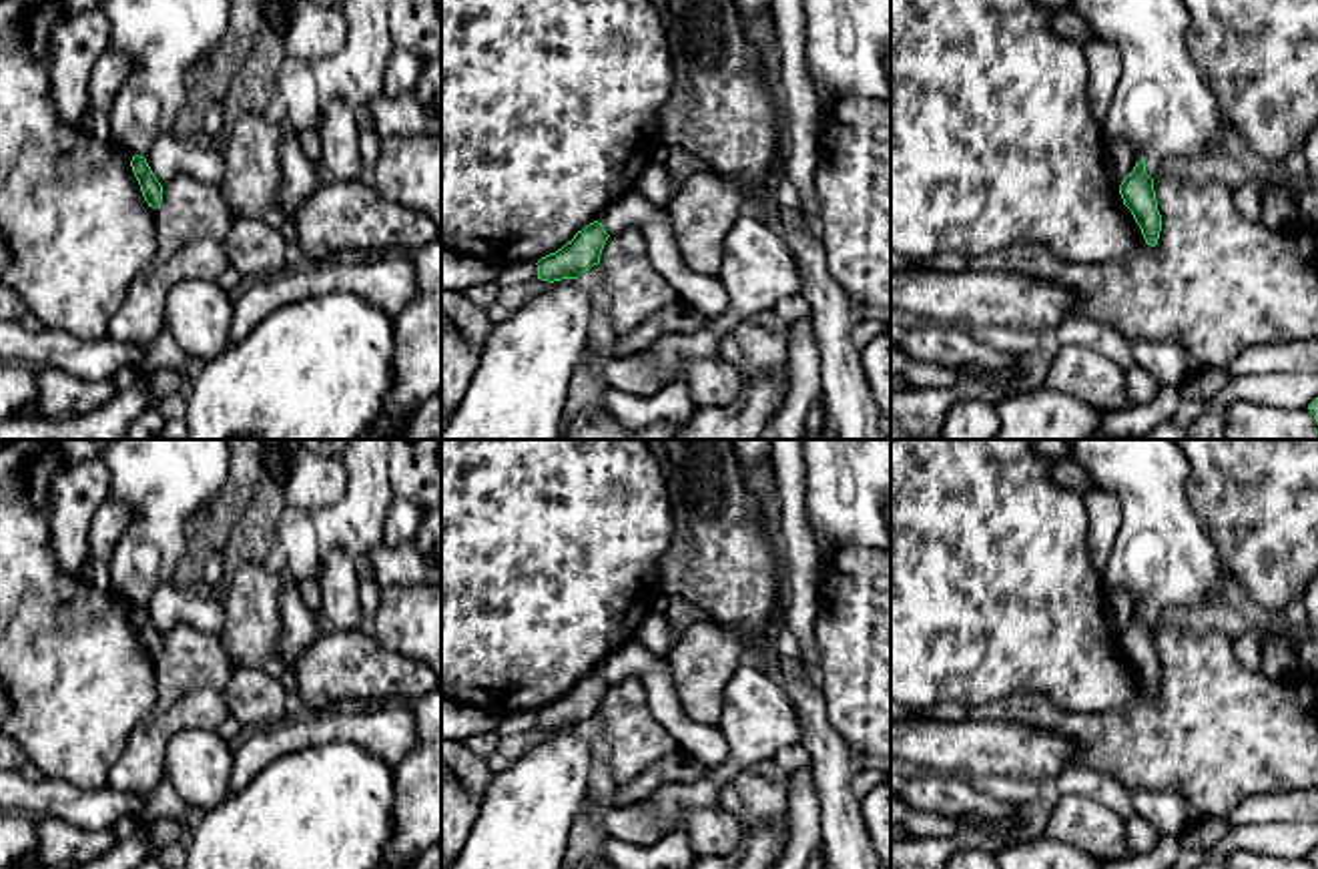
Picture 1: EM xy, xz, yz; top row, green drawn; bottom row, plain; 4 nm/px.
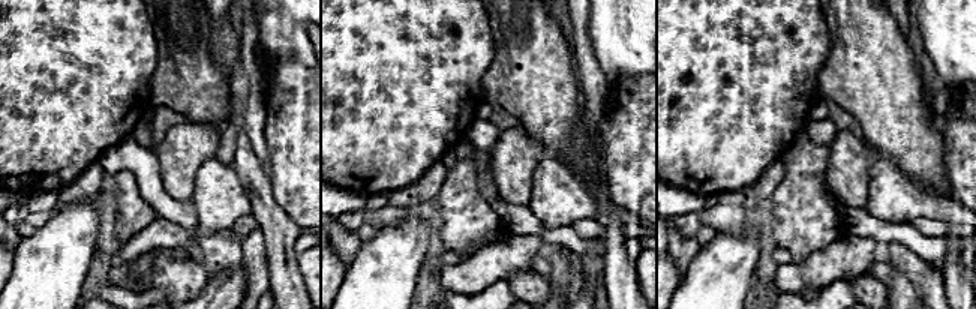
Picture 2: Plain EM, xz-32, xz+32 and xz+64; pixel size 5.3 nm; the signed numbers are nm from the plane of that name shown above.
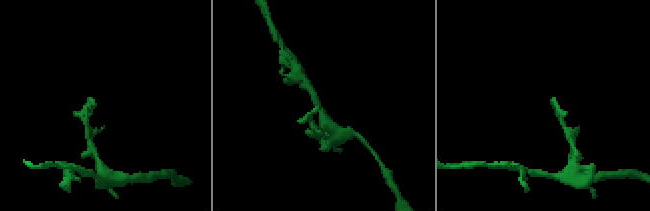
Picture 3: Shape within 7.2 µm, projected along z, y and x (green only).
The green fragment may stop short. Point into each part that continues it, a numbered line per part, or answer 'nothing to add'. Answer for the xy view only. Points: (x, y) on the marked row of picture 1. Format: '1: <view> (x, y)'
nothing to add

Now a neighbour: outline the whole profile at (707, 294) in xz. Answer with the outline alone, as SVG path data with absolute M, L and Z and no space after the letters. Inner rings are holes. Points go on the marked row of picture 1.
M632 189L608 205L598 223L612 237L628 227L642 231L652 267L670 283L678 297L710 319L730 311L730 297L716 277L690 271L678 251L674 227L664 207Z

